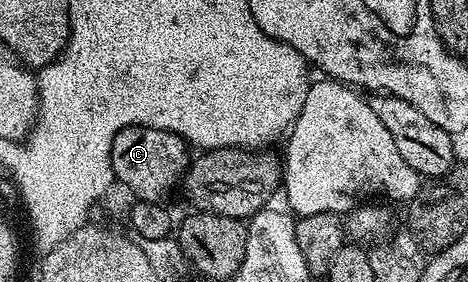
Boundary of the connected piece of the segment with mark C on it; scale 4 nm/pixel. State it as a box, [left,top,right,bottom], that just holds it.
[111,126,189,201]

